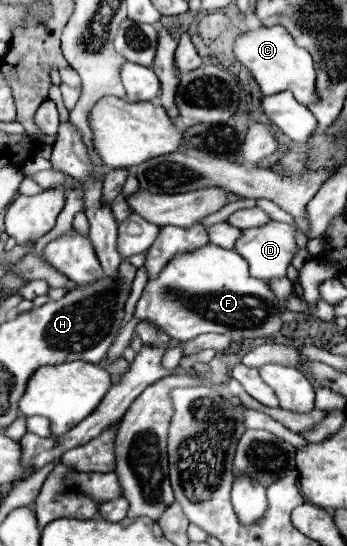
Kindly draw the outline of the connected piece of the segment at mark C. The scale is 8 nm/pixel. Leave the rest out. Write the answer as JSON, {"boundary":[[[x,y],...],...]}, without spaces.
{"boundary":[[[261,26],[253,32],[243,32],[235,38],[233,48],[235,58],[253,74],[263,94],[291,90],[295,100],[301,104],[311,104],[317,100],[315,96],[315,66],[313,58],[305,48],[299,48],[291,34],[283,26]]]}

